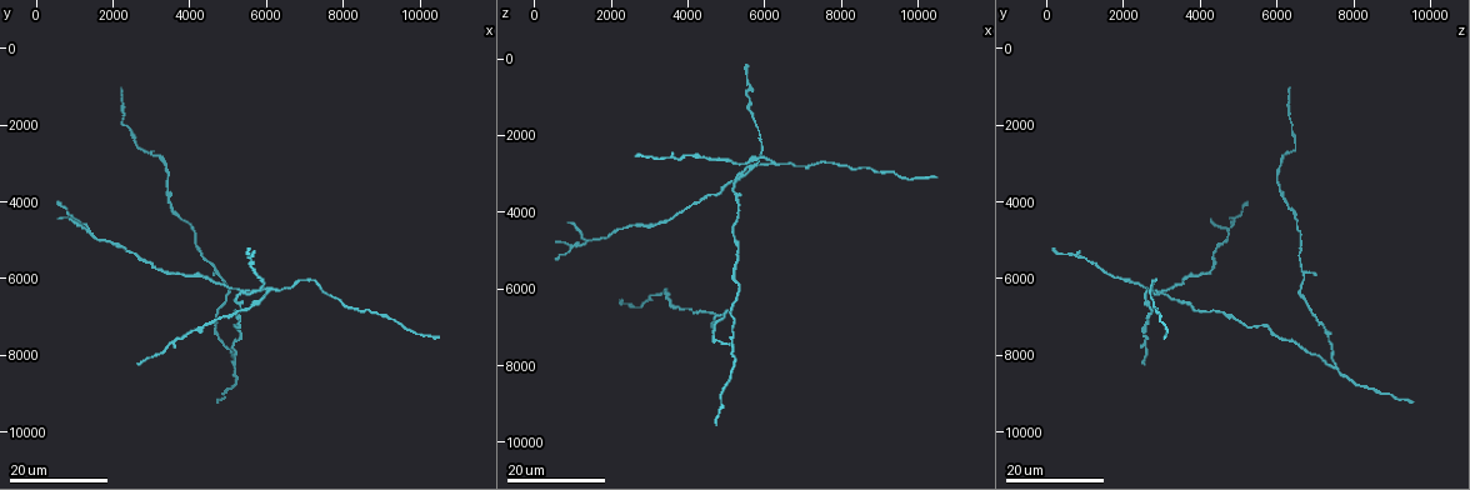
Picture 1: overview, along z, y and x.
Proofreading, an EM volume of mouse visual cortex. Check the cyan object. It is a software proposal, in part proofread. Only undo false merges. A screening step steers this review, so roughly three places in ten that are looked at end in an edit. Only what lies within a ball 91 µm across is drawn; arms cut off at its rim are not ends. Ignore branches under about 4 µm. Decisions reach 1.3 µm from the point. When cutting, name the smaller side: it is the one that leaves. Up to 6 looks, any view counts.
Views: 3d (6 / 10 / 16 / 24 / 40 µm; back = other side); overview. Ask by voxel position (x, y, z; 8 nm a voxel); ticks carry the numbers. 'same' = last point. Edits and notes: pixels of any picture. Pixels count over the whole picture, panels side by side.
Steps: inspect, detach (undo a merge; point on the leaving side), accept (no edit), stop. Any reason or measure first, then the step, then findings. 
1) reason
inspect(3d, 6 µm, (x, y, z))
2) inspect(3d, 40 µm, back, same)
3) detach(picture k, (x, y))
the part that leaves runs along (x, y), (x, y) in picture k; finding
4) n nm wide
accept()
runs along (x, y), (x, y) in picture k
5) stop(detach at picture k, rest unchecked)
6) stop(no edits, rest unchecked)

three-way junction
inspect(3d, 16 µm, (6250, 6350, 2750))

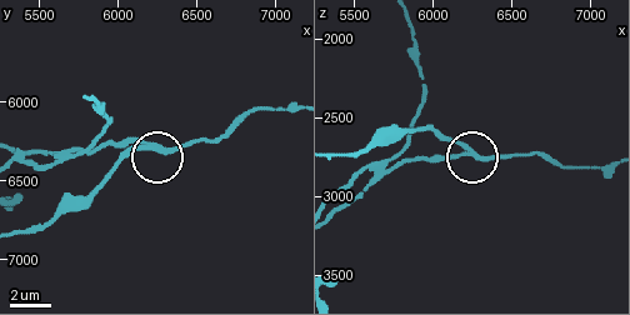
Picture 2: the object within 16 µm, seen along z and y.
zoom in
inspect(3d, 10 µm, (6220, 6300, 2680))

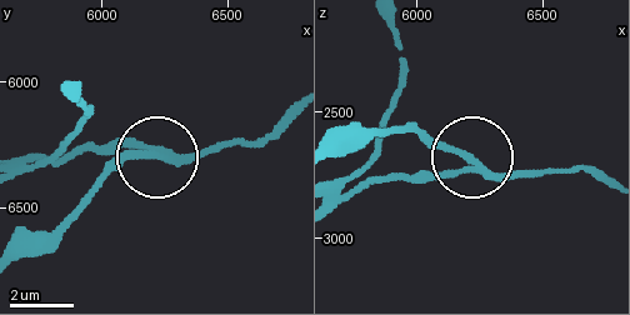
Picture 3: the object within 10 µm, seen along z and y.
3 arms
detach(picture 3, (444, 150))
the part that leaves runs along (484, 173), (406, 133), (341, 133) in picture 3; two neurons meet here

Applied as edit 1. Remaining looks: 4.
redraw
inspect(overview)

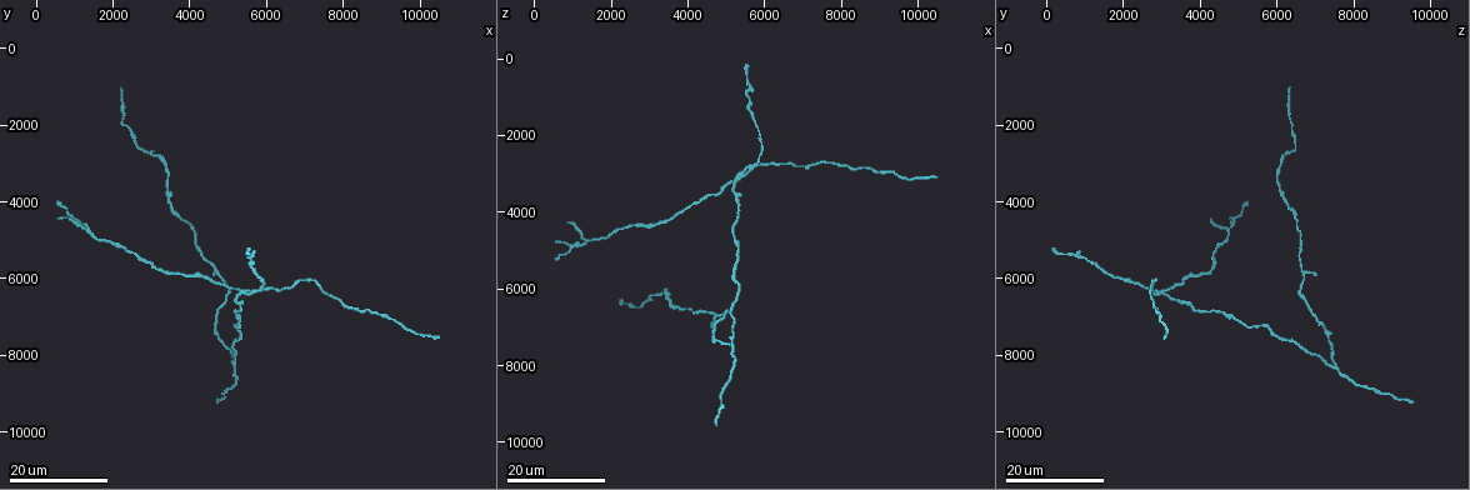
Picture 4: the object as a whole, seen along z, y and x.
a fork
inspect(3d, 24 µm, (5150, 8250, 7600))

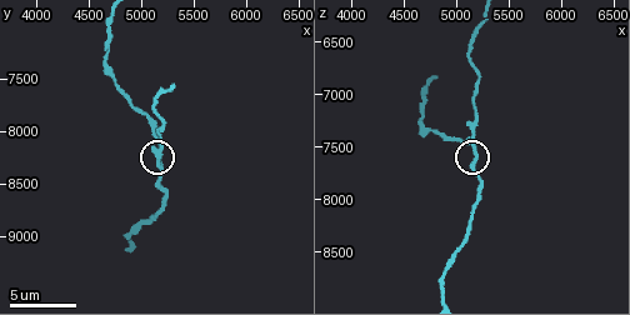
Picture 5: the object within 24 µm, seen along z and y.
inspect(3d, 6 µm, same)

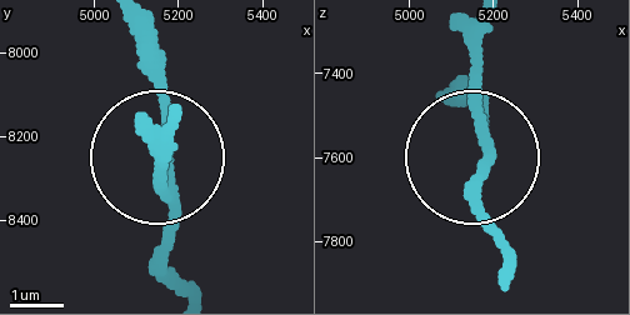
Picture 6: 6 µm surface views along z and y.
accept()
runs along (484, 25), (475, 133), (489, 160), (475, 209) in picture 6; one neuron here

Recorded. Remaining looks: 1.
stop(detach at picture 3, rest unchecked)

